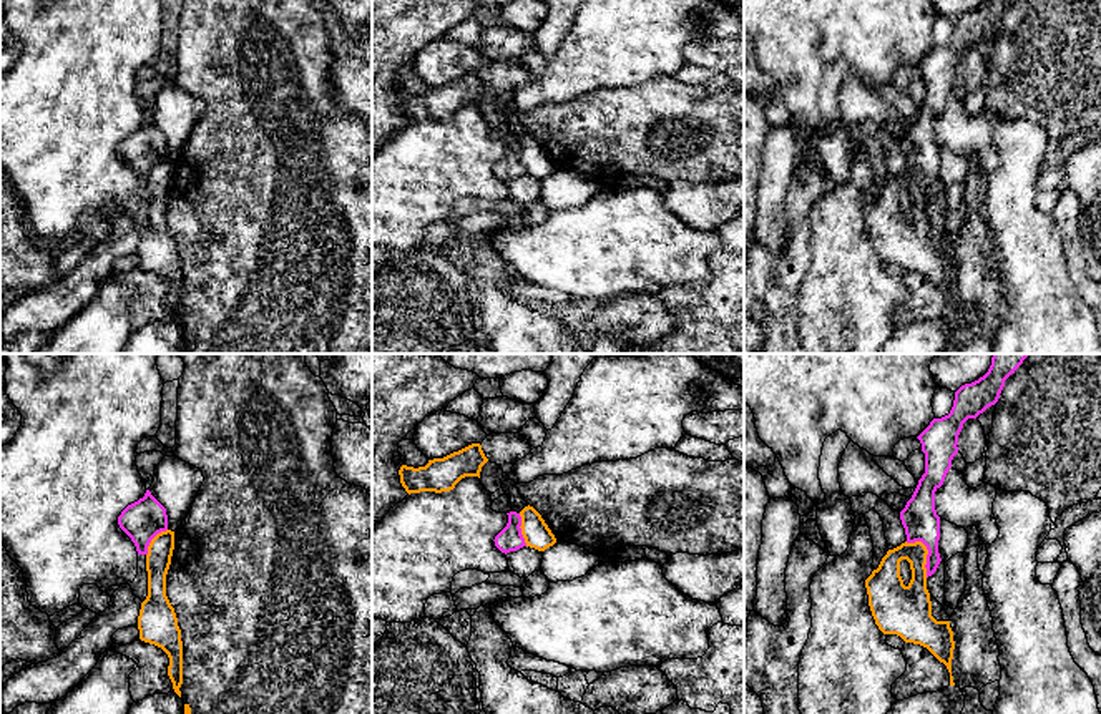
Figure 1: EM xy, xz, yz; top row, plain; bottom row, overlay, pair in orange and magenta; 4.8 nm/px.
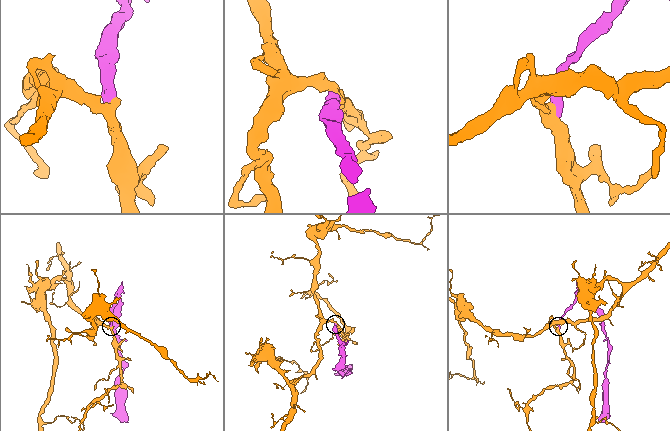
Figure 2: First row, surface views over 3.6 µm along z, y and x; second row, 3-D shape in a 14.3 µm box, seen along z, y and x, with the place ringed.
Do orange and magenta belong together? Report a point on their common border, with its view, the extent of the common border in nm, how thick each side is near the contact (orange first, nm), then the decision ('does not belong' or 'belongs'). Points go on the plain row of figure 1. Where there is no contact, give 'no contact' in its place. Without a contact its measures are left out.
yz (927, 180) | 200 nm | 160/170 nm | does not belong

